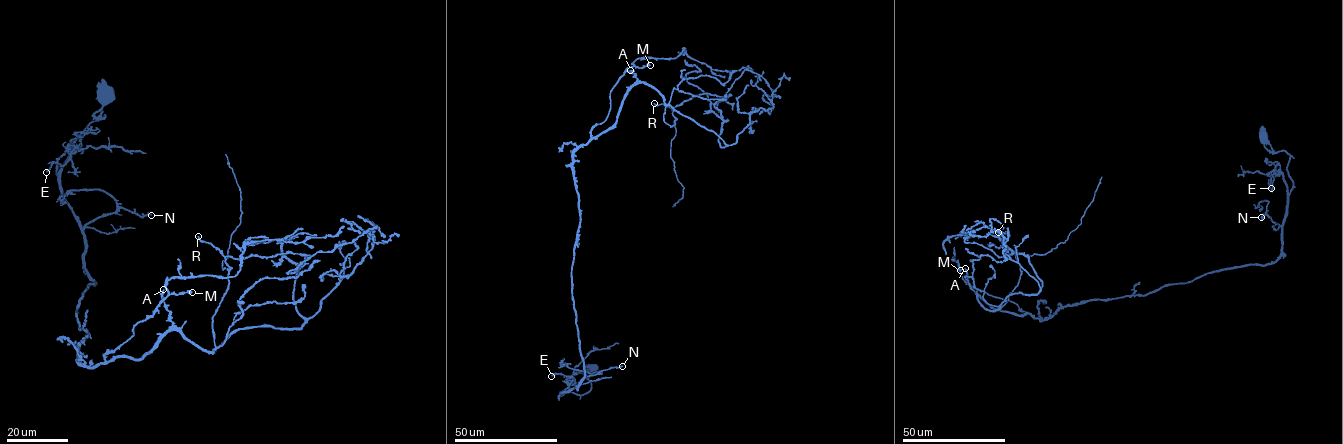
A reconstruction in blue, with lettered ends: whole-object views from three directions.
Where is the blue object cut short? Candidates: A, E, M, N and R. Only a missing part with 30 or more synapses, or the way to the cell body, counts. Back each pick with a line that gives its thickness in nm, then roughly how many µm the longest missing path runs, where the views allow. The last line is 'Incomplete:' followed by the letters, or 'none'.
R: Thickness 200 nm. Missing length about 25 µm
Incomplete: R

